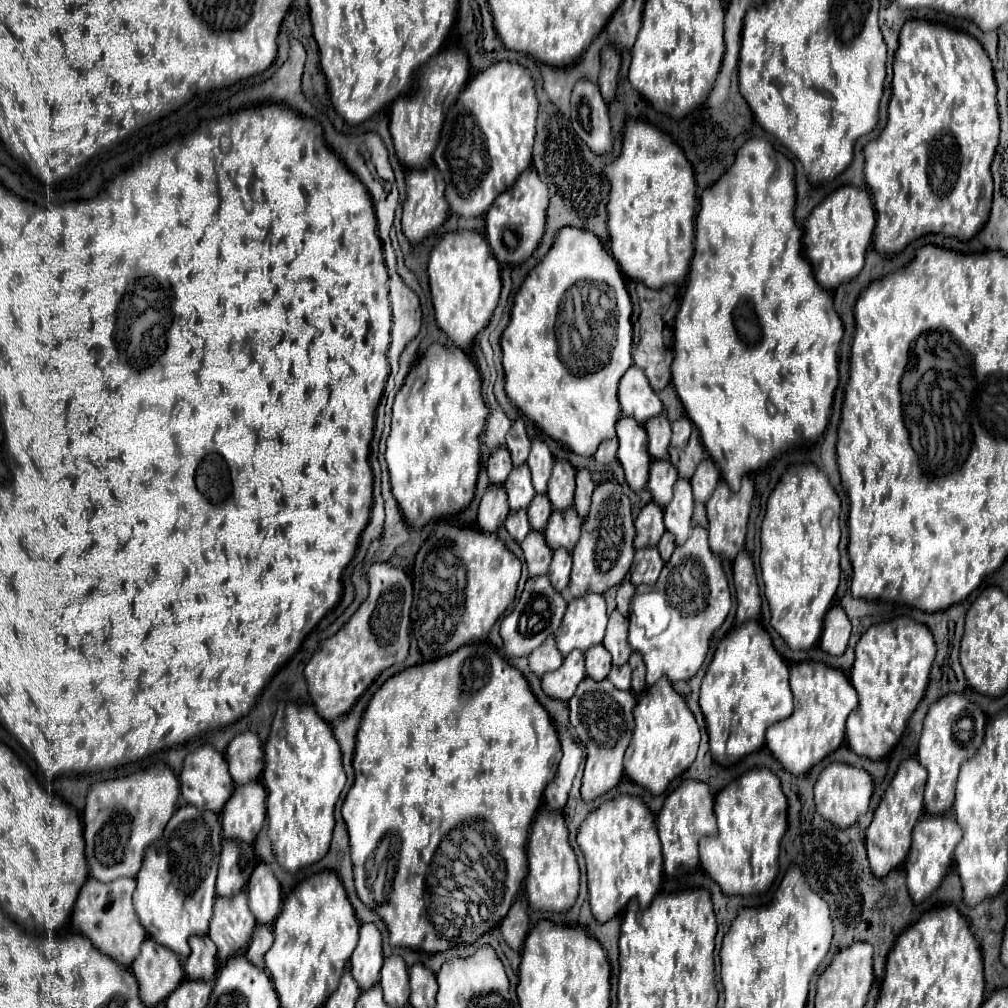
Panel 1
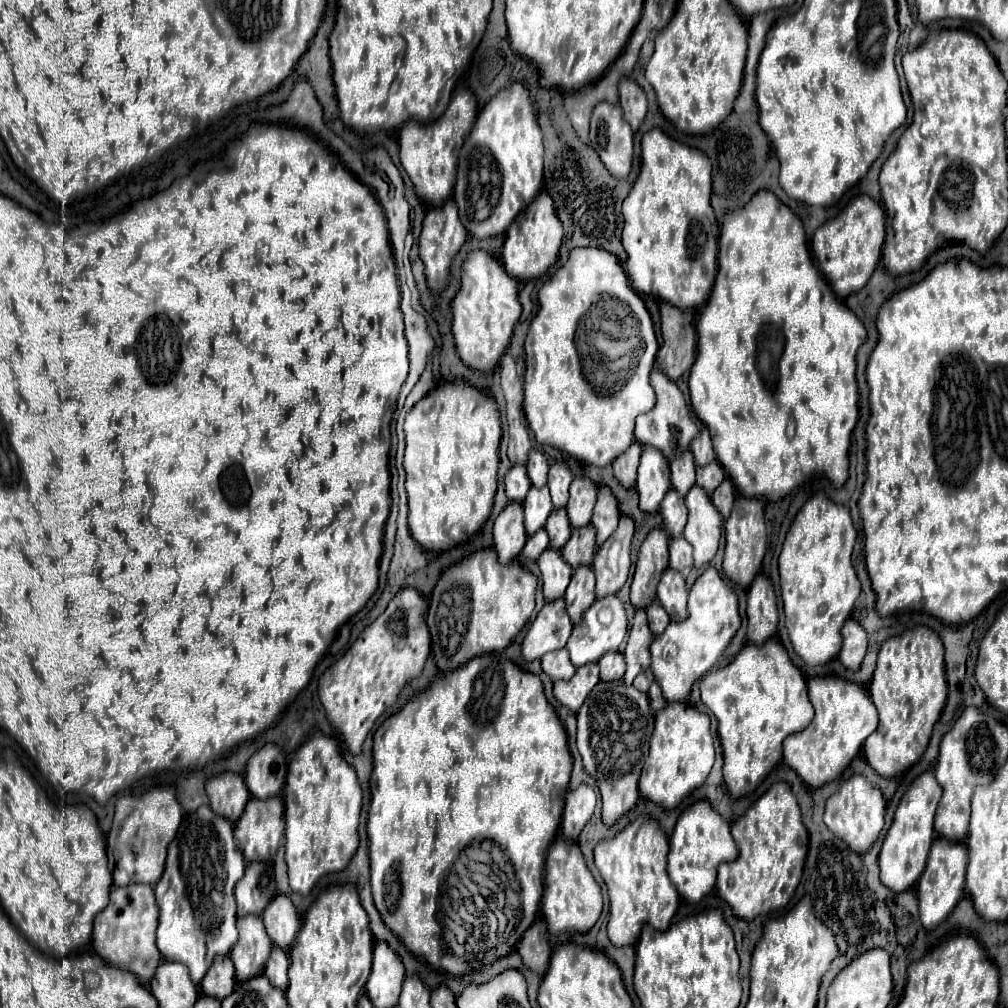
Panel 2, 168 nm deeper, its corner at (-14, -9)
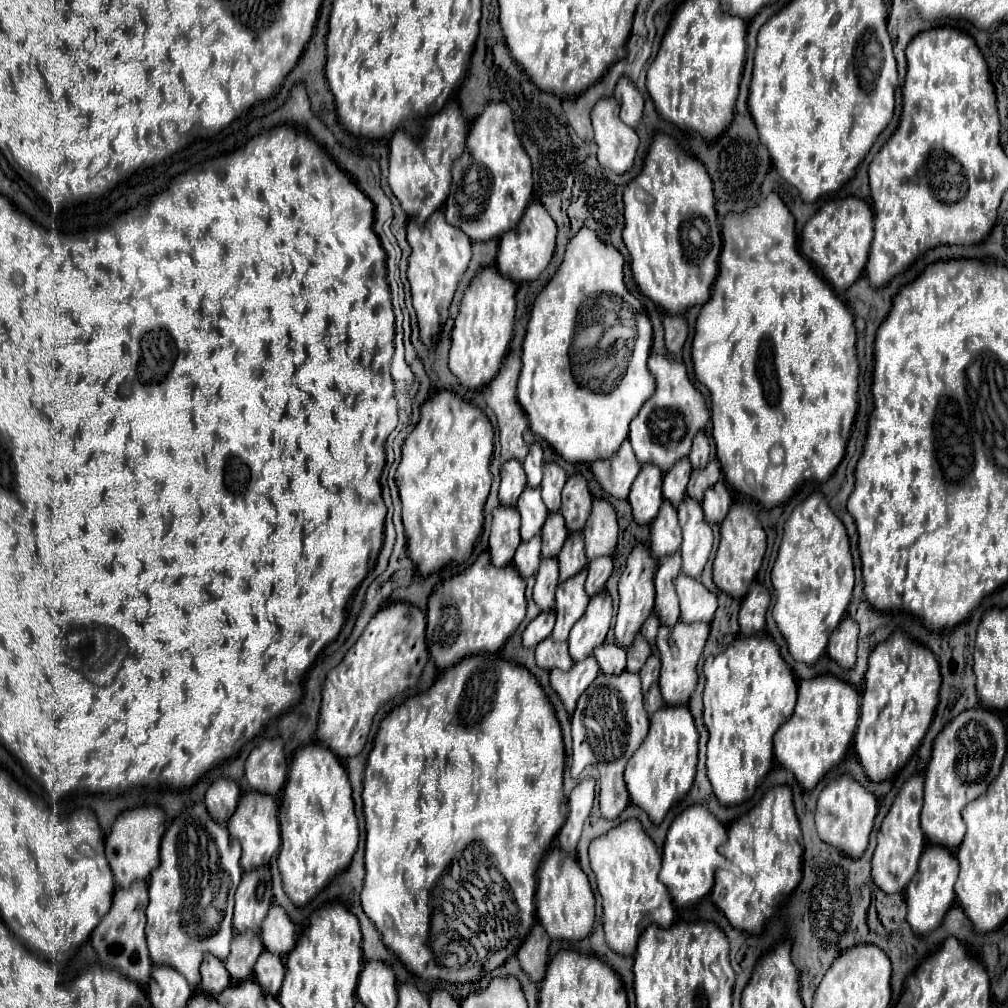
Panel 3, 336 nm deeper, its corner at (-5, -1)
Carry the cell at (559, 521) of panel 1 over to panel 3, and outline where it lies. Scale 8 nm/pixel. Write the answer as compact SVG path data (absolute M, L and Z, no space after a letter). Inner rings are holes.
M570 534L556 560L558 560L558 566L560 566L560 582L578 574L588 564L588 558L584 554L582 534Z

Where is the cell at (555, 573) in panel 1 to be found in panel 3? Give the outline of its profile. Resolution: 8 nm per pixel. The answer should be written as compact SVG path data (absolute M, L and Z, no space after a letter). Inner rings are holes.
M586 570L578 572L574 578L568 578L558 586L556 592L556 626L552 630L552 638L556 642L566 642L570 628L578 622L578 618L584 614L590 598L584 592L584 580Z

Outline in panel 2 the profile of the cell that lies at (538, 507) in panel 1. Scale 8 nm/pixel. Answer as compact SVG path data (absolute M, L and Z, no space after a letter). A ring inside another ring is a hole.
M555 508L551 512L551 516L547 518L547 524L545 524L545 530L551 538L551 548L561 550L563 544L567 542L567 538L571 536L571 524L567 522L565 508Z

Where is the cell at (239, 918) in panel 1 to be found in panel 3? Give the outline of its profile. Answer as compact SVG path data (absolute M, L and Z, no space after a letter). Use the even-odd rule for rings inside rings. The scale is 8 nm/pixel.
M236 934L230 956L226 958L226 970L230 970L234 982L244 982L252 976L258 956L264 952L262 940L254 934Z

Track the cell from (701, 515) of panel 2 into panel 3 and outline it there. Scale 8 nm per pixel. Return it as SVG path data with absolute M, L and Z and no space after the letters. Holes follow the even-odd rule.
M692 498L682 502L678 508L680 528L682 528L682 574L698 578L712 550L712 526L702 518L702 506Z

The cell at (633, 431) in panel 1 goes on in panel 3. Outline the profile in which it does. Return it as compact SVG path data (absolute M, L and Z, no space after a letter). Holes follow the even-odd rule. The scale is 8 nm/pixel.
M642 466L628 496L634 520L640 526L650 524L656 518L662 500L662 472L656 466Z

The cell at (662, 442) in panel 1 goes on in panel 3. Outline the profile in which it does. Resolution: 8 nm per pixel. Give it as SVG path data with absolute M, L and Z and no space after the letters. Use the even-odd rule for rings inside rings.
M682 458L682 462L678 462L678 466L674 466L674 470L670 470L670 474L664 474L664 498L678 508L682 504L682 500L686 498L686 486L692 474L692 466L688 462L688 458Z

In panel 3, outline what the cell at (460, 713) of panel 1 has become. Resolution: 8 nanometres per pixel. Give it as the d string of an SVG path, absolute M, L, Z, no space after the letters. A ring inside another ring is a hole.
M476 654L476 656L464 658L462 662L454 664L450 670L444 670L426 692L408 698L404 704L394 708L382 720L380 730L374 738L374 748L368 756L366 776L364 776L364 794L362 794L364 814L366 814L366 832L368 832L362 908L370 916L370 920L376 924L378 932L382 934L384 946L392 950L406 964L410 972L426 980L466 984L466 982L476 982L478 978L482 978L482 974L496 970L500 964L504 964L510 956L518 952L518 948L522 946L524 938L530 934L530 928L534 924L536 870L542 862L542 856L546 854L552 840L556 838L556 834L560 832L562 824L568 818L568 798L562 792L564 766L566 766L566 758L564 758L560 724L538 680L526 668L514 662L502 660L494 654ZM496 874L502 876L502 890L494 882Z

